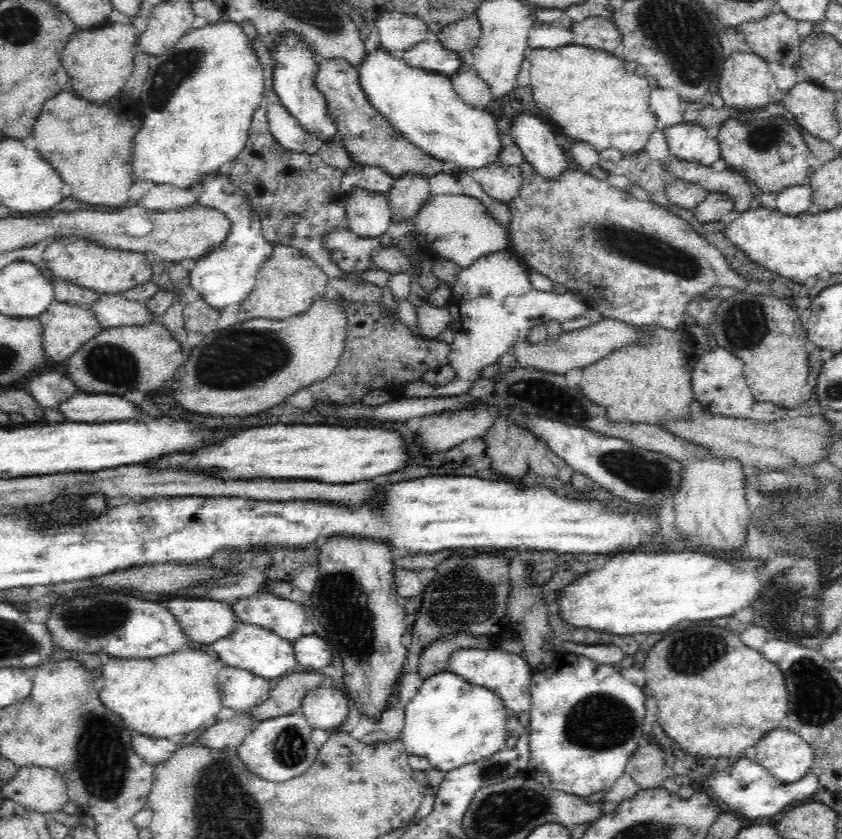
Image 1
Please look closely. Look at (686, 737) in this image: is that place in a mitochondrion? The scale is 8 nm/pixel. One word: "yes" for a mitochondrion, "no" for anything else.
no

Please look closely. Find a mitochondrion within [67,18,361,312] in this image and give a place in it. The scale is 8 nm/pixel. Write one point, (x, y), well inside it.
(176, 69)

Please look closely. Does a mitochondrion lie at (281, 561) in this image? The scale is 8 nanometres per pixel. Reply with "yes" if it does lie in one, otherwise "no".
no

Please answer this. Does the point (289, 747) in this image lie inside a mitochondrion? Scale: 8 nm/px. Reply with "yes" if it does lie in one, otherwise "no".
yes

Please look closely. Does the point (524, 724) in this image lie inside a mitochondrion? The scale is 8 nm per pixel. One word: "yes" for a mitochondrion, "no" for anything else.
no

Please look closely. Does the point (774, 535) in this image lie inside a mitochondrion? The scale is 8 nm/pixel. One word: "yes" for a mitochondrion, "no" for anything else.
no

